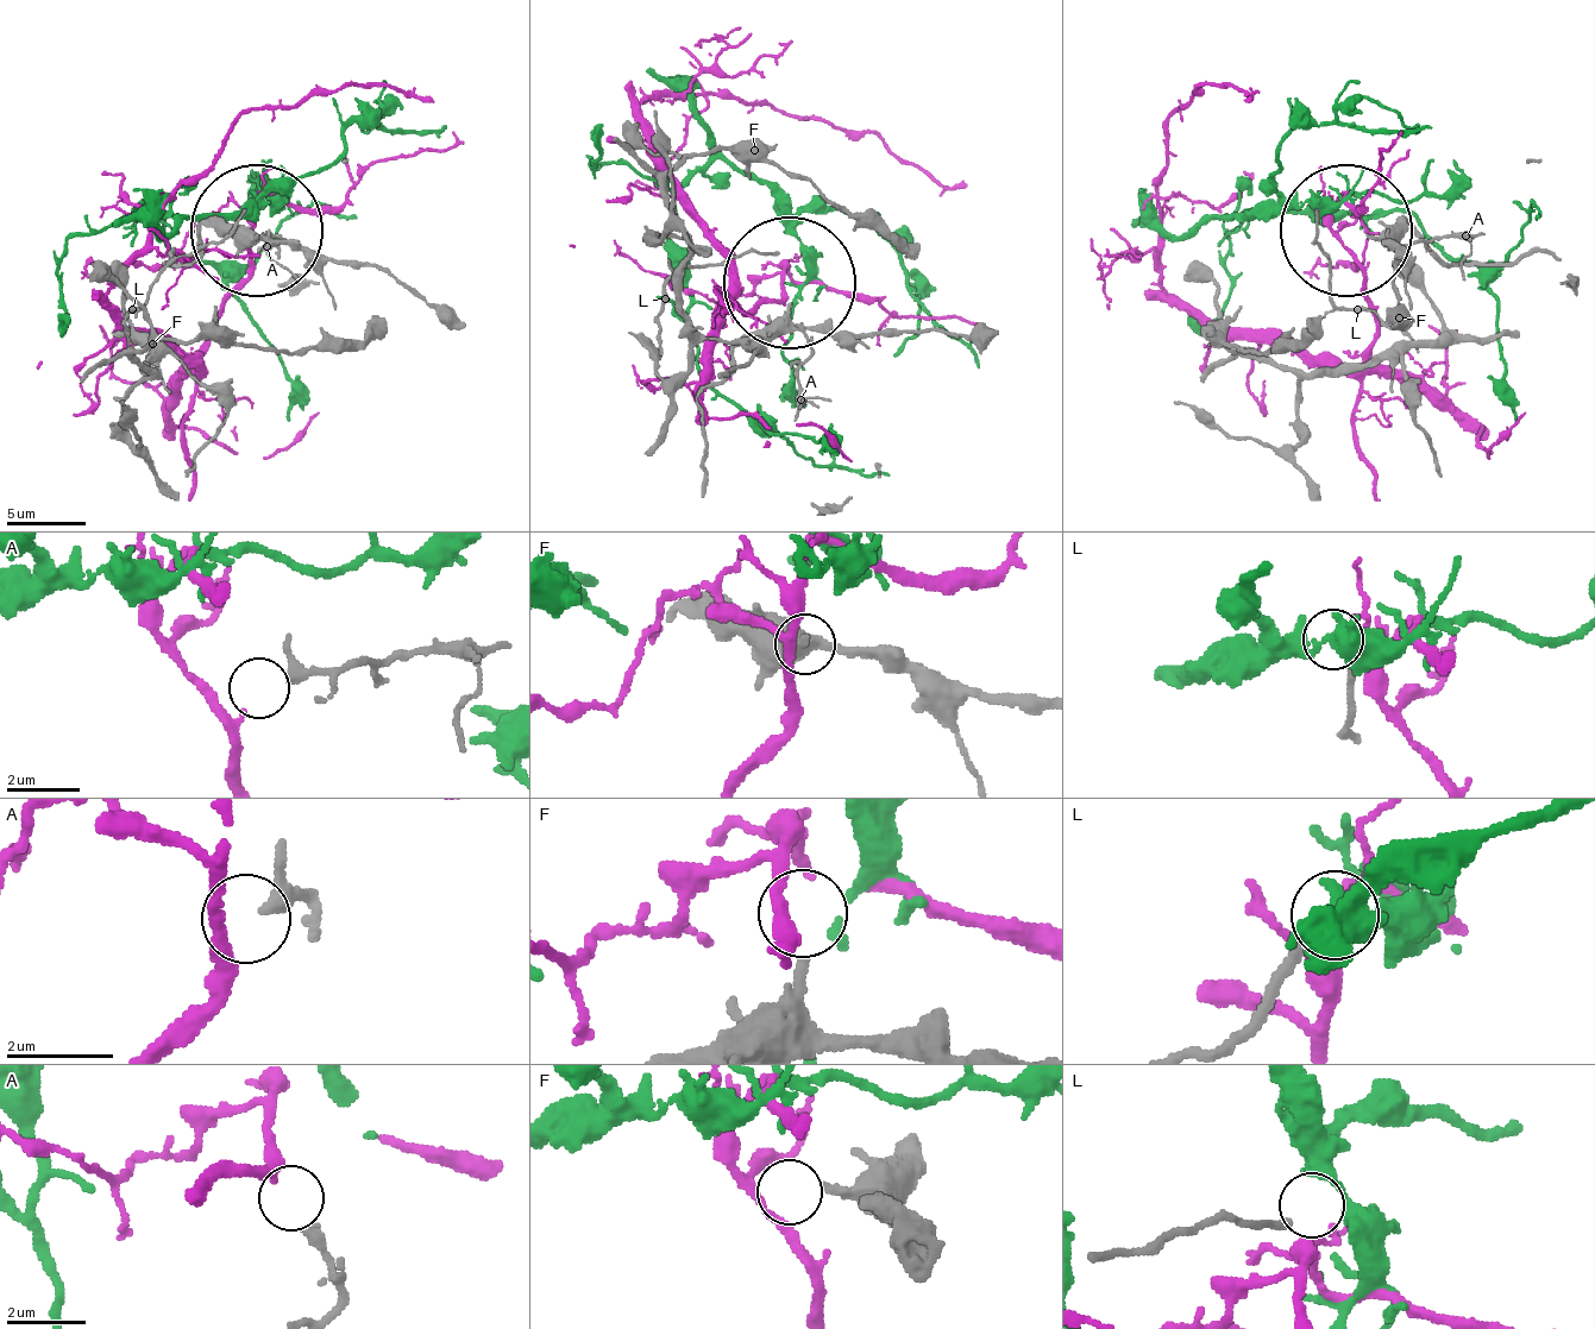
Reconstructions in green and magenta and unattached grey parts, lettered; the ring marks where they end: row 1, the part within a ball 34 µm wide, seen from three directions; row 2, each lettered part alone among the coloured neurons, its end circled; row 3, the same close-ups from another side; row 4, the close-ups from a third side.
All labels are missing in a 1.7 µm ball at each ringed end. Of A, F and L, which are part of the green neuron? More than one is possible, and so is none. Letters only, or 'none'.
L

